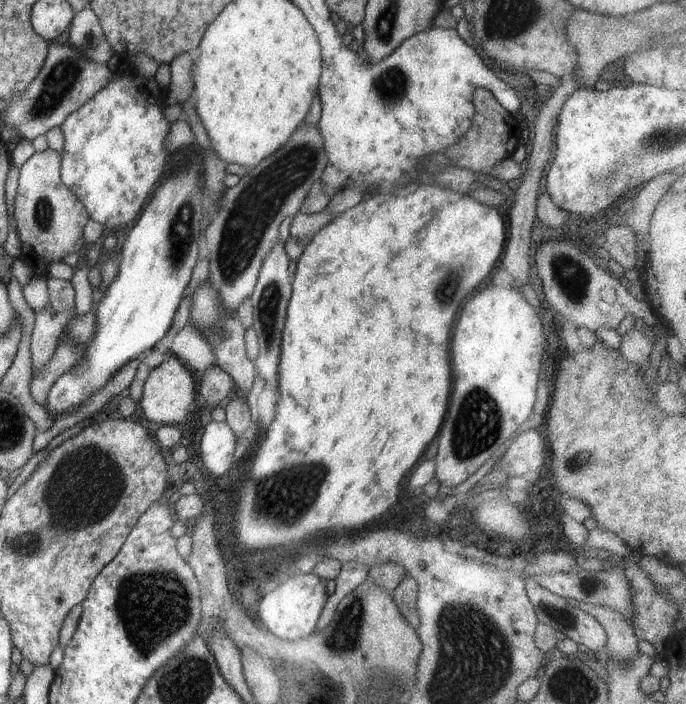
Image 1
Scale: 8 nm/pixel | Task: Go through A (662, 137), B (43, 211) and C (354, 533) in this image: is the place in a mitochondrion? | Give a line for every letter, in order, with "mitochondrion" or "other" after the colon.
A: mitochondrion
B: mitochondrion
C: other

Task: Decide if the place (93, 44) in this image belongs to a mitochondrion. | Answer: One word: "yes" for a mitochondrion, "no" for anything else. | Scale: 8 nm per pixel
yes

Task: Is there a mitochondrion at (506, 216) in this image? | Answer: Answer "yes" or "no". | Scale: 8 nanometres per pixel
no

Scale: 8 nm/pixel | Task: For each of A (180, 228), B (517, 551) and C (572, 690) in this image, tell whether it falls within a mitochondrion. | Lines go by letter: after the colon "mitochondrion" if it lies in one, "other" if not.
A: mitochondrion
B: other
C: mitochondrion

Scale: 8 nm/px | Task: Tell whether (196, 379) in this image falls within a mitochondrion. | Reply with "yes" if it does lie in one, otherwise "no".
no

